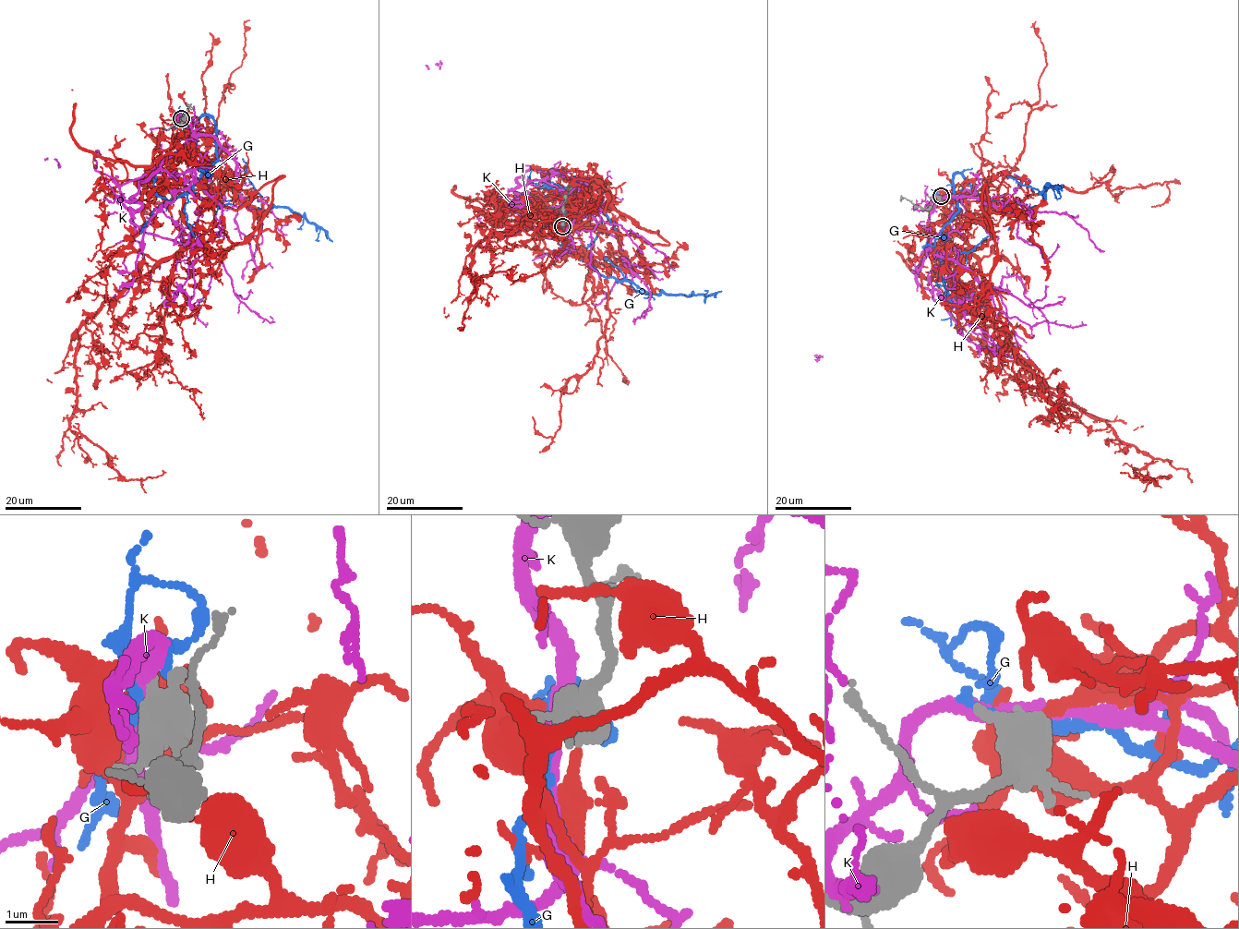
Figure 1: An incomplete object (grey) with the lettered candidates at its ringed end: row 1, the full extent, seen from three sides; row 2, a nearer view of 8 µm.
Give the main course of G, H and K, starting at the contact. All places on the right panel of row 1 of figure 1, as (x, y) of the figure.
G: (937, 196), (959, 198), (965, 180), (984, 198), (1031, 207), (1044, 201), (1043, 186), (1054, 186), (1059, 192)
H: (941, 196), (950, 208), (937, 252), (998, 344), (1148, 454), (1133, 468), (1154, 483), (1120, 473)
K: (939, 196), (925, 206), (928, 247), (917, 269), (930, 249), (972, 271), (1009, 317), (1032, 326), (1086, 324)

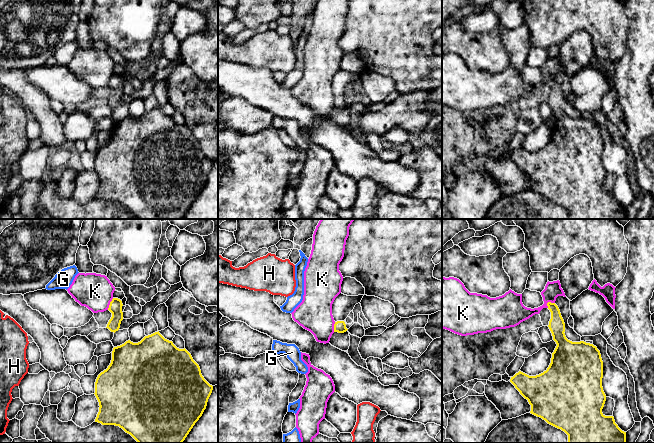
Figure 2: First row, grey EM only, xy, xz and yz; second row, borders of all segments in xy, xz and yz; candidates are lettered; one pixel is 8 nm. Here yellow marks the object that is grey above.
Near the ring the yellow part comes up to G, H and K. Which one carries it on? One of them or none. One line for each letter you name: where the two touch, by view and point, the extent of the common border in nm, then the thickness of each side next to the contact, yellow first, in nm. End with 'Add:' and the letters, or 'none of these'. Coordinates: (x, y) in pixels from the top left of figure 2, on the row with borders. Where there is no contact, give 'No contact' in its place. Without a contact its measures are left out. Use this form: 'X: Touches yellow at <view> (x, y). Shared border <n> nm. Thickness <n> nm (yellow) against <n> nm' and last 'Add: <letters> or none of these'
H: No contact
Add: H

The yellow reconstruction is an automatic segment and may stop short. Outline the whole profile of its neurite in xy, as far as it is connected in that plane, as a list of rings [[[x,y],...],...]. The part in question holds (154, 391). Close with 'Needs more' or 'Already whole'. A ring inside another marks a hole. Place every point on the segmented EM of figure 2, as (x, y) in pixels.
[[[158,331],[138,343],[128,340],[113,348],[110,365],[95,382],[94,394],[100,406],[95,422],[119,426],[138,443],[182,443],[206,409],[212,390],[191,354],[185,348],[177,348]]]. Already whole

